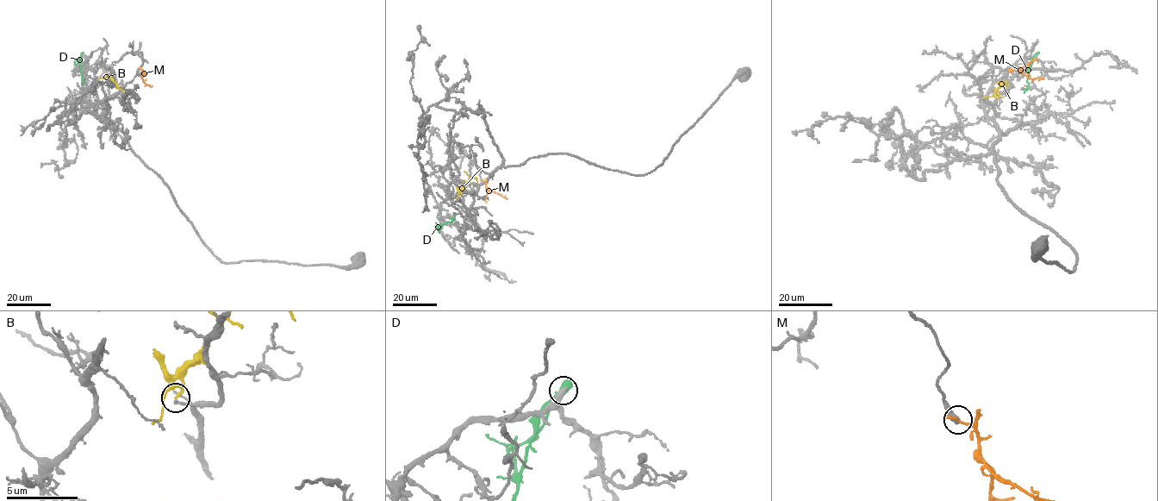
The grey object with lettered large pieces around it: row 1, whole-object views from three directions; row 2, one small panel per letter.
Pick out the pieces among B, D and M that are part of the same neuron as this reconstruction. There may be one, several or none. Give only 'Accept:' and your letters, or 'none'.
Accept: none

